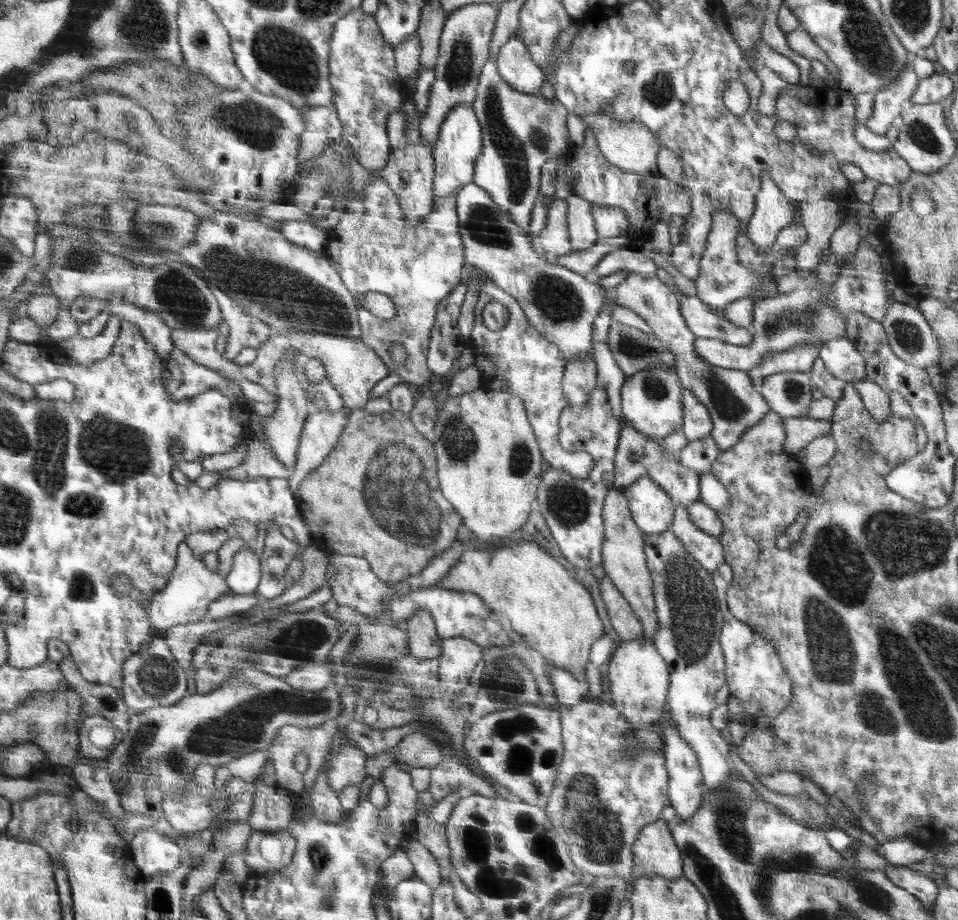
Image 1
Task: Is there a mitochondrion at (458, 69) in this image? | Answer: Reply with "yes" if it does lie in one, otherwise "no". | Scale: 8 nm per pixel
yes

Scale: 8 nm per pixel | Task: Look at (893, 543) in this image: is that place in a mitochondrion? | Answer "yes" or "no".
yes

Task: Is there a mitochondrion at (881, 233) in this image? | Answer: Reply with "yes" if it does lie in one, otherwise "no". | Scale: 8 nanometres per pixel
no

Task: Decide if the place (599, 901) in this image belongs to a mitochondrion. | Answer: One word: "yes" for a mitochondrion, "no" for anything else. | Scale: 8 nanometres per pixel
yes

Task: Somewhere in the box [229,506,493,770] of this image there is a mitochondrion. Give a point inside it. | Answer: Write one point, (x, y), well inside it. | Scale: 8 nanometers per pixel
(299, 638)

